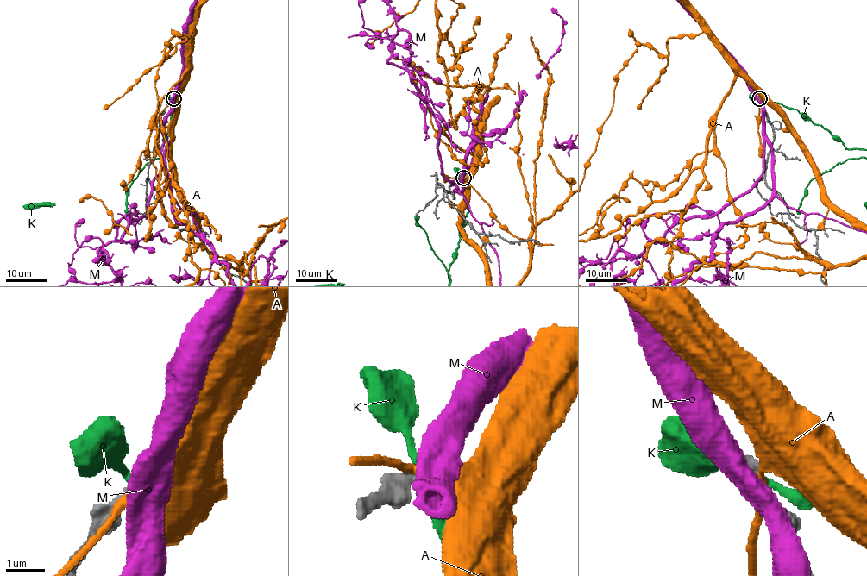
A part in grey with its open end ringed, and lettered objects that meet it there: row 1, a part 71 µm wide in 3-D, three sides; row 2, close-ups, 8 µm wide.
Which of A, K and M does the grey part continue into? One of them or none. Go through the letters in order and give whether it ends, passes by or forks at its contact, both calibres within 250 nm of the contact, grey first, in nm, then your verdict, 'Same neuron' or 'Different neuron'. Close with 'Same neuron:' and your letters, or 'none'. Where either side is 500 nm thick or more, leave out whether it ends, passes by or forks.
A: It passes by. Thickness 340 nm (grey) against 170 nm. Different neuron
K: It passes by. Thickness 340 nm (grey) against 170 nm. Different neuron
M: Thickness 320 nm (grey) against 550 nm. Different neuron
Same neuron: none

